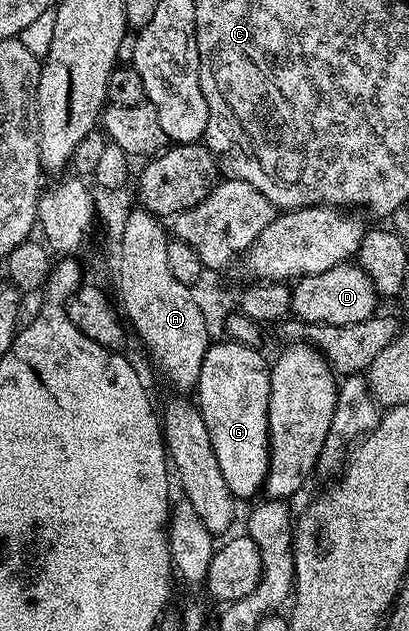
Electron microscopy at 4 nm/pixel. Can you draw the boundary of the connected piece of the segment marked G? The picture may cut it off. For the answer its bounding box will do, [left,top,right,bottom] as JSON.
[194,340,271,500]

